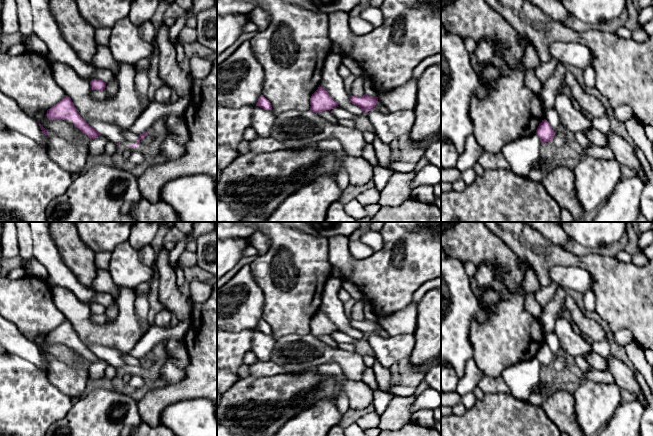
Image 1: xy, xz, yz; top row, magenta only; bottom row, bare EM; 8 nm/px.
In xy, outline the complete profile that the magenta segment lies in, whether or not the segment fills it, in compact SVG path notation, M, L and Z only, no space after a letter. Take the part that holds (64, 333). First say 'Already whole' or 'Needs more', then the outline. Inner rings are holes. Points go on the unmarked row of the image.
Already whole. M67 319L52 332L47 334L47 342L50 344L66 343L71 344L75 351L79 352L91 364L100 360L78 337L71 322Z

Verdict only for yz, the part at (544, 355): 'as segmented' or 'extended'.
as segmented

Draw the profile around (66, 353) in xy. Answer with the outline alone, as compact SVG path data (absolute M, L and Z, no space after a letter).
M40 334L35 339L35 344L38 348L41 348L49 358L57 358L71 367L76 367L81 364L85 370L89 370L91 363L77 352L73 345L66 343L50 344L46 338L47 334Z

